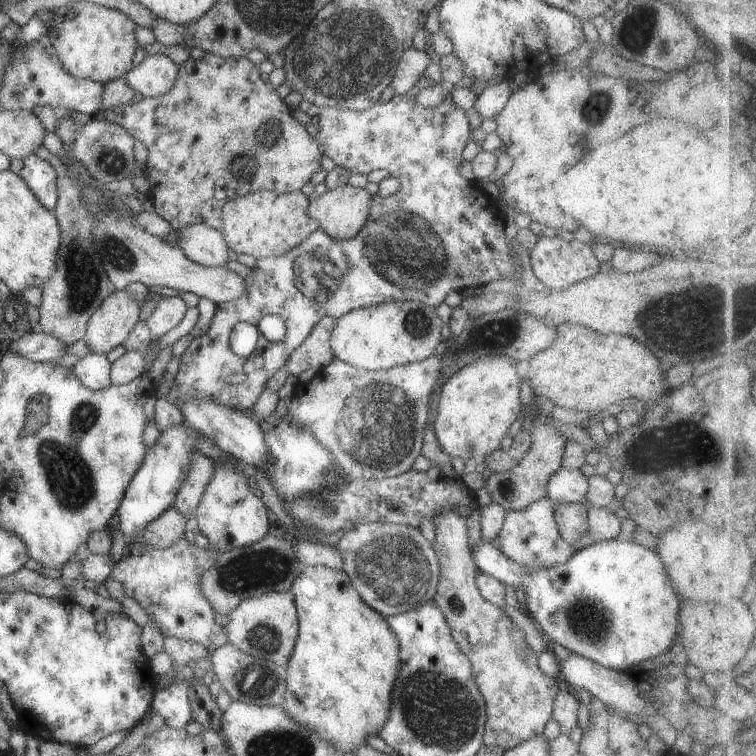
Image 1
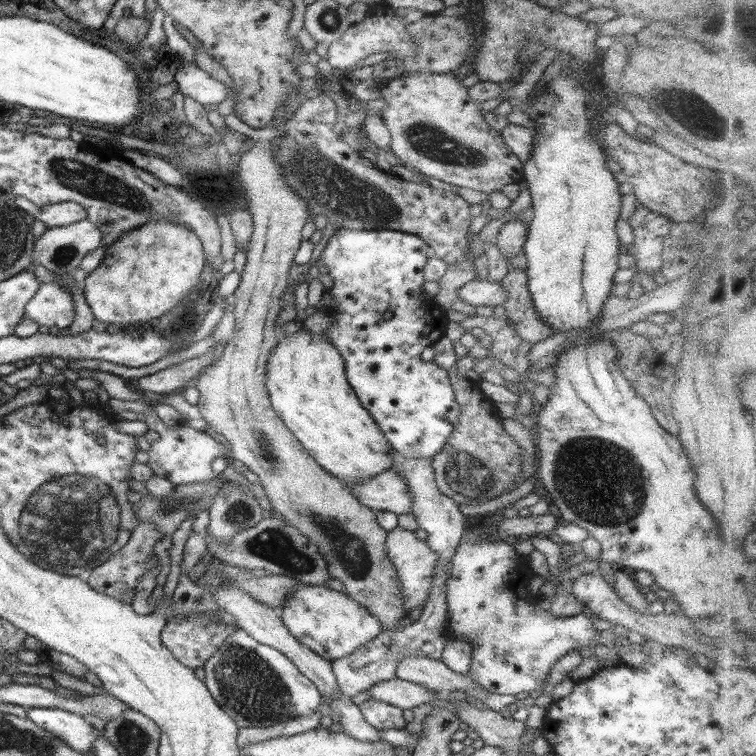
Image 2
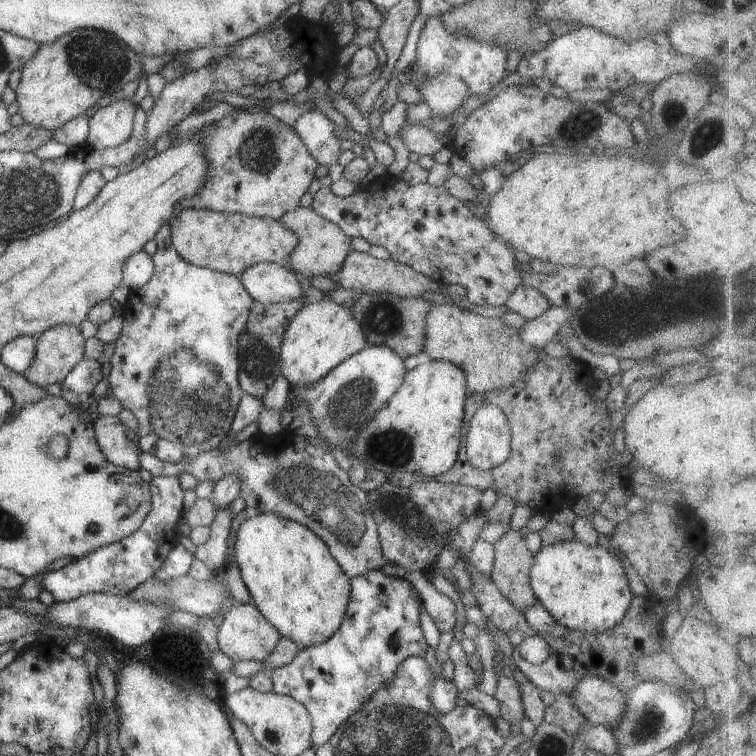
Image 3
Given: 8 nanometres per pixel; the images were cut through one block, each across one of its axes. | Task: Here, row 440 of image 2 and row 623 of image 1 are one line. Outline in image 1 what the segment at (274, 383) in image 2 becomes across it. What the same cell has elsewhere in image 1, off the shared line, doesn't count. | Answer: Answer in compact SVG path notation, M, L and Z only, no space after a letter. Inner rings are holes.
M322 565L307 566L294 579L290 591L293 594L297 608L299 635L297 636L294 650L287 662L287 685L283 702L280 705L288 713L288 716L291 716L291 719L296 721L296 724L307 728L310 732L317 733L324 740L331 743L334 748L342 752L354 752L366 743L368 736L377 735L377 732L388 720L388 715L391 711L392 689L395 687L395 680L397 679L401 663L401 658L399 657L401 651L400 641L396 633L389 627L387 620L362 600L360 593L352 584L351 578L344 571L337 571L336 569Z

